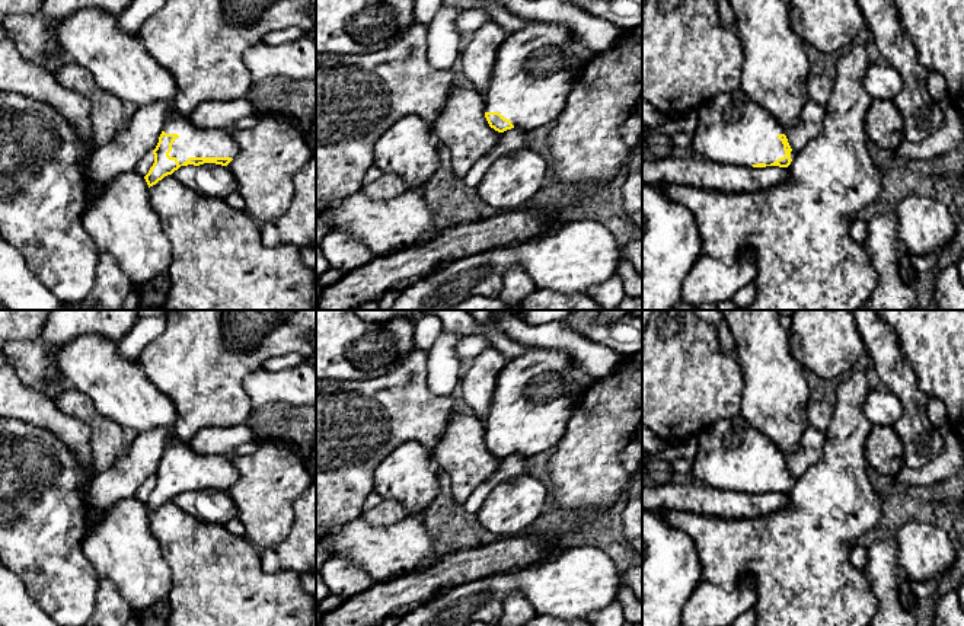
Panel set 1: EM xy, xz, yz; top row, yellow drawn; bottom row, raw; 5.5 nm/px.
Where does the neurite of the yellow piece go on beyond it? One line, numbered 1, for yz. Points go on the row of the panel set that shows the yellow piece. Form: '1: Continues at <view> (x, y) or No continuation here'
1: Continues at yz (731, 128)

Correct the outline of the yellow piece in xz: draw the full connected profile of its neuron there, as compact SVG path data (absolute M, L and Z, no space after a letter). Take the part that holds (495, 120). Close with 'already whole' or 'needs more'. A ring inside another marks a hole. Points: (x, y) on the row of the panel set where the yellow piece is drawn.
M537 20L507 36L498 49L485 99L485 118L491 128L498 132L511 128L530 132L558 119L578 82L572 71L584 68L571 49L572 33L562 23Z | needs more

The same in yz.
M740 89L699 108L690 146L698 157L753 167L788 167L795 156L781 122Z | needs more

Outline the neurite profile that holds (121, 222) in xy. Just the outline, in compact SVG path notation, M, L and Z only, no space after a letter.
M140 173L119 175L86 207L82 223L99 252L111 255L133 285L169 272L172 245Z

